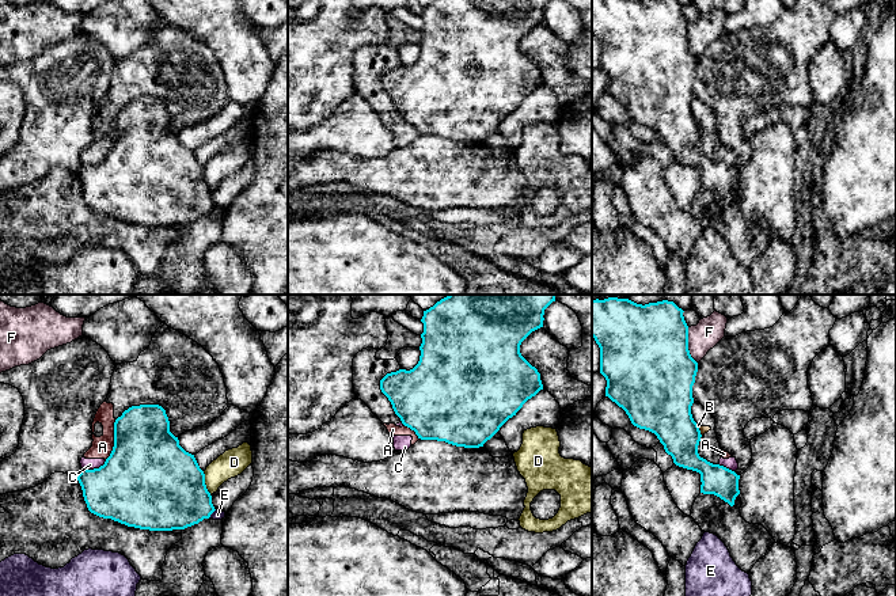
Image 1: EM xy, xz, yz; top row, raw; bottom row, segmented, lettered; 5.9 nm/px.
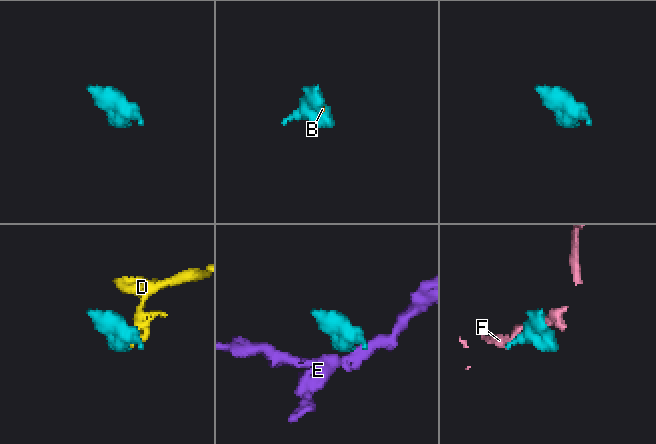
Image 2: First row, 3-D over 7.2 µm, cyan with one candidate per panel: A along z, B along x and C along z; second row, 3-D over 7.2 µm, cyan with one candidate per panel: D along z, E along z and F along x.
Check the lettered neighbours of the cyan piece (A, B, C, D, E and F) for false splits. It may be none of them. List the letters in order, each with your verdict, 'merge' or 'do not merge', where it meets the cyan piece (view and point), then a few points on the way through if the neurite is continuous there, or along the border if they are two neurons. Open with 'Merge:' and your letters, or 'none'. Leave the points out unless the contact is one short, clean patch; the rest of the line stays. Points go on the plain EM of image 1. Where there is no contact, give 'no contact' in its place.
Merge: none
A: do not merge | xy (114, 136) | along xy (116, 116), (114, 141), (105, 155)
B: do not merge | yz (699, 126) | along yz (697, 121), (702, 131)
C: do not merge | xy (94, 164) | along xy (106, 156), (98, 163), (82, 164)
D: do not merge | xy (204, 179) | along xy (202, 167), (205, 183), (211, 192)
E: do not merge | xy (212, 208) | along xy (215, 205), (208, 213)
F: do not merge | yz (687, 41)

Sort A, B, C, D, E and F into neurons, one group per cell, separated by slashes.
A B C / D / E / F

